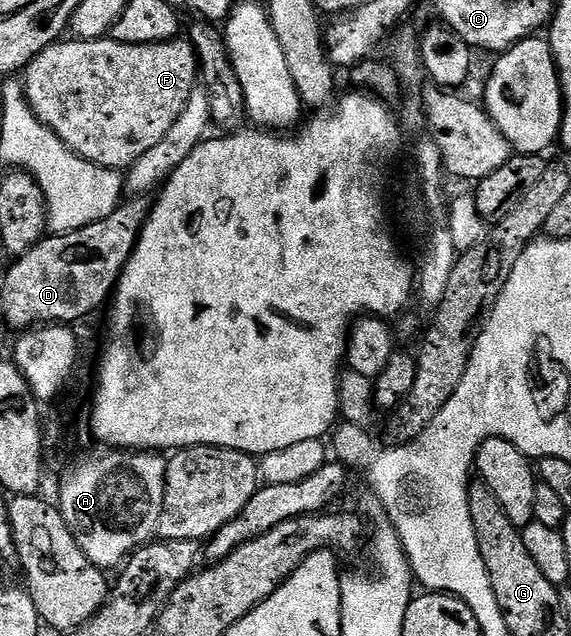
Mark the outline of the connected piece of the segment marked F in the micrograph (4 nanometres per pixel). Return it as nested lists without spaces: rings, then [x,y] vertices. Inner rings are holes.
[[[64,38],[51,44],[22,73],[24,99],[34,115],[74,154],[103,168],[126,170],[146,150],[158,146],[174,126],[198,80],[198,61],[191,39],[177,38],[164,44],[123,44],[111,38]]]

